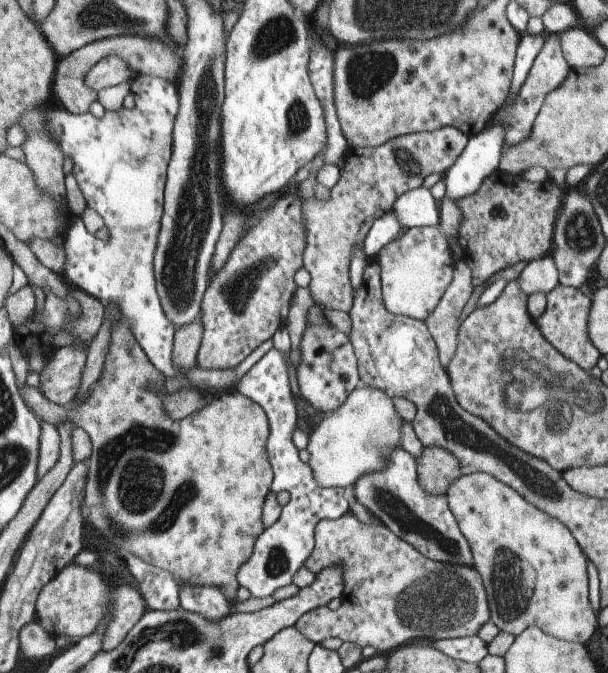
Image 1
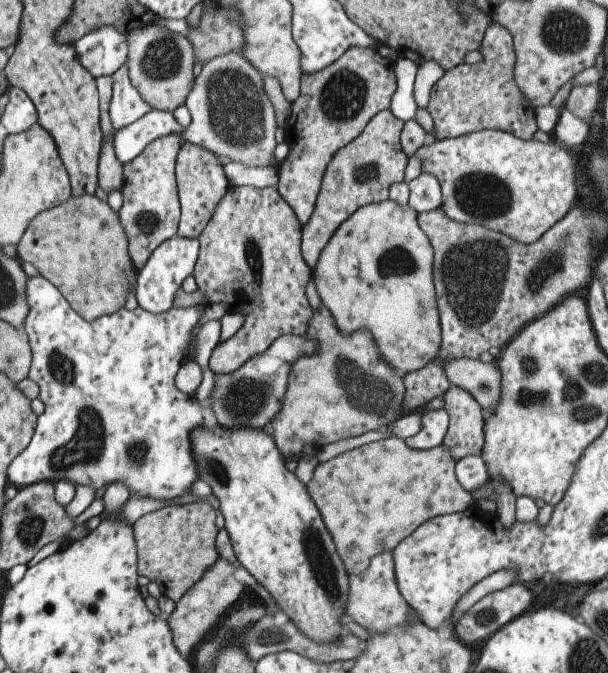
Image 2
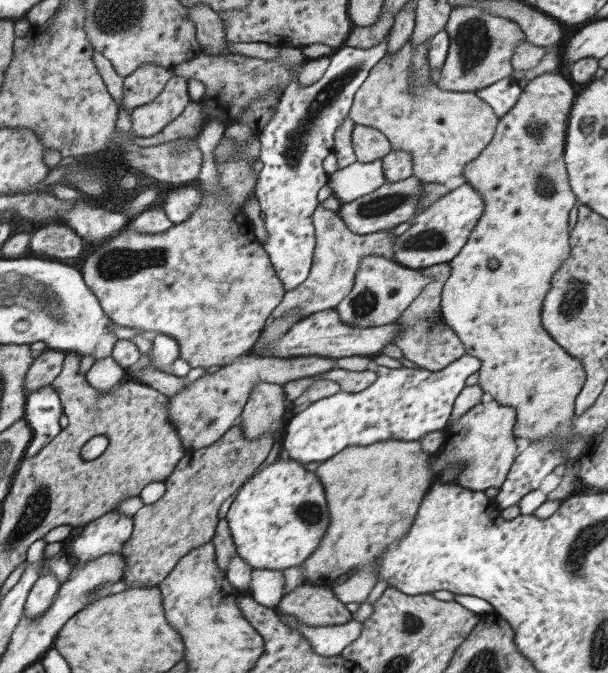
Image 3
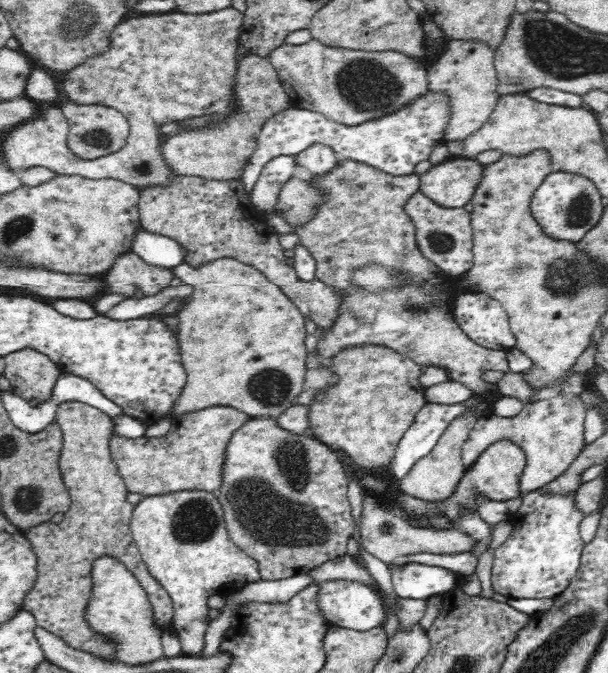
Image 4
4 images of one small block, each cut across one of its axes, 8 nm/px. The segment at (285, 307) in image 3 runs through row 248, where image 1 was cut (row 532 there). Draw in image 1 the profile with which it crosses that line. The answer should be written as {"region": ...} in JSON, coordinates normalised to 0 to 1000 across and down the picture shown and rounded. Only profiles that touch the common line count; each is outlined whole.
{"region":[[[564,764],[561,770],[535,770],[518,782],[518,814],[498,841],[521,853],[538,841],[558,841],[564,850],[564,886],[561,900],[554,906],[518,903],[502,909],[488,924],[485,936],[492,936],[512,957],[528,957],[541,948],[558,948],[561,954],[577,954],[594,966],[610,960],[620,972],[643,972],[653,963],[663,963],[679,954],[706,954],[706,951],[745,951],[745,948],[771,948],[785,945],[794,927],[804,924],[804,897],[794,865],[788,853],[771,841],[745,841],[729,835],[712,835],[692,826],[686,817],[669,811],[660,799],[640,790],[630,779],[597,779],[577,764]]]}

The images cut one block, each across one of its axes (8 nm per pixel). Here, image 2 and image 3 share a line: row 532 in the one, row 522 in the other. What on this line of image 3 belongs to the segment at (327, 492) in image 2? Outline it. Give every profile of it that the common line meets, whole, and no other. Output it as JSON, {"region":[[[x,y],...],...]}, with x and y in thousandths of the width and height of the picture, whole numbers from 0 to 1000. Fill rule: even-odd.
{"region":[[[630,654],[630,657],[607,660],[607,663],[567,666],[564,672],[554,672],[551,678],[544,678],[544,684],[528,686],[518,695],[518,704],[521,704],[525,716],[531,719],[535,746],[538,746],[544,773],[541,773],[535,796],[528,799],[518,820],[488,844],[495,844],[498,859],[505,862],[508,871],[544,868],[551,889],[561,892],[564,897],[571,897],[571,895],[597,897],[604,883],[610,880],[610,874],[623,865],[617,841],[620,841],[627,823],[637,817],[640,808],[650,808],[666,793],[673,793],[673,785],[683,773],[679,767],[686,764],[702,725],[709,725],[709,719],[715,716],[715,707],[712,707],[715,701],[709,698],[709,675],[696,672],[689,654],[686,657],[683,654],[679,657]],[[571,850],[574,850],[574,859],[561,871],[548,868],[558,856],[564,856]]]}

